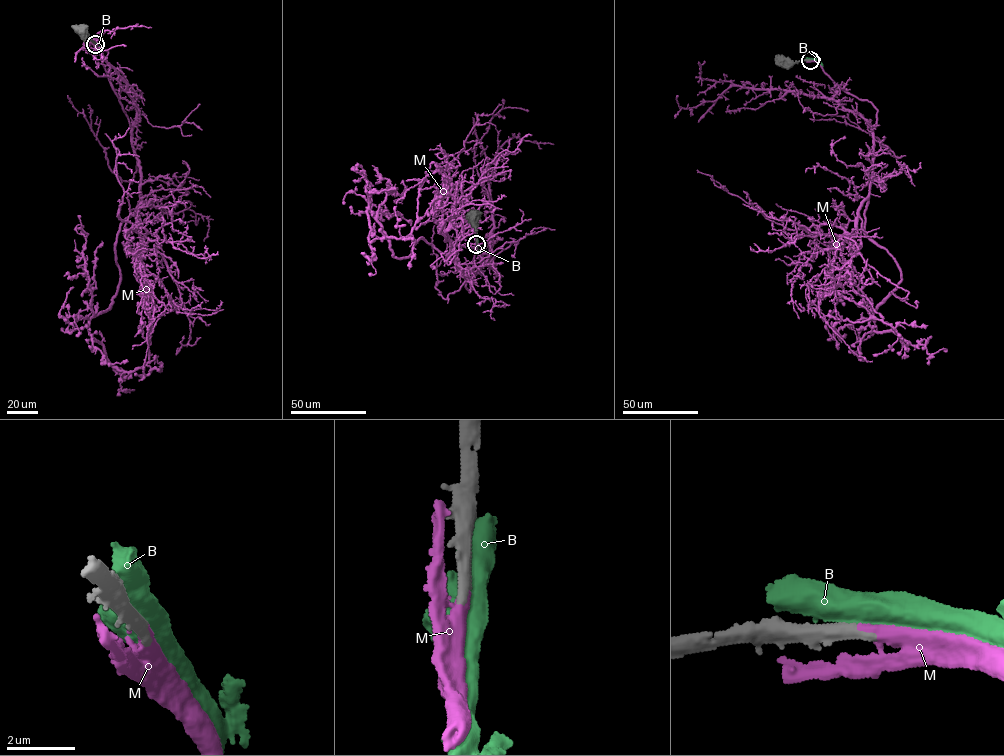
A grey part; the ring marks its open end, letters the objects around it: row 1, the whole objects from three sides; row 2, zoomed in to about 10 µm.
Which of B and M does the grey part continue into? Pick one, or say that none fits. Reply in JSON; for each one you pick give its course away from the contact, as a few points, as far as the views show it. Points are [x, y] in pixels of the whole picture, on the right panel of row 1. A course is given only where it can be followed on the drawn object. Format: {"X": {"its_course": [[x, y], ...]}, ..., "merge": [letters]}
{"M": {"its_course": [[810, 60], [877, 110], [865, 231], [892, 257], [901, 281], [870, 325], [923, 344], [930, 357], [945, 351]]}, "merge": ["M"]}

